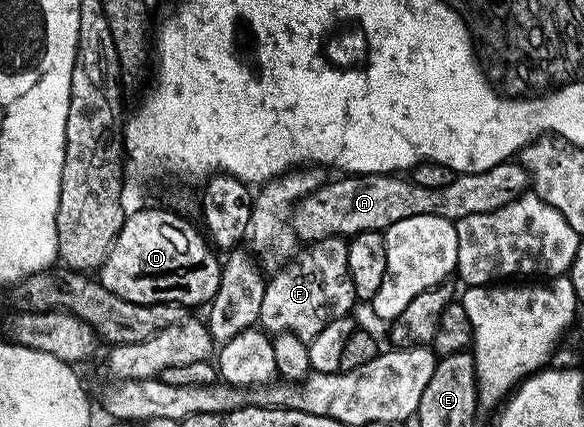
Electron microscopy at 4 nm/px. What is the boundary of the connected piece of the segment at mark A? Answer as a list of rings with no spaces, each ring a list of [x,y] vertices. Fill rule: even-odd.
[[[514,160],[502,161],[497,167],[489,167],[489,171],[457,175],[449,187],[436,189],[421,187],[403,175],[385,173],[373,177],[343,175],[338,179],[328,180],[296,204],[293,228],[300,242],[324,241],[330,237],[350,239],[357,233],[386,231],[400,219],[409,219],[409,215],[441,215],[457,222],[469,215],[497,211],[529,189],[526,167]]]

